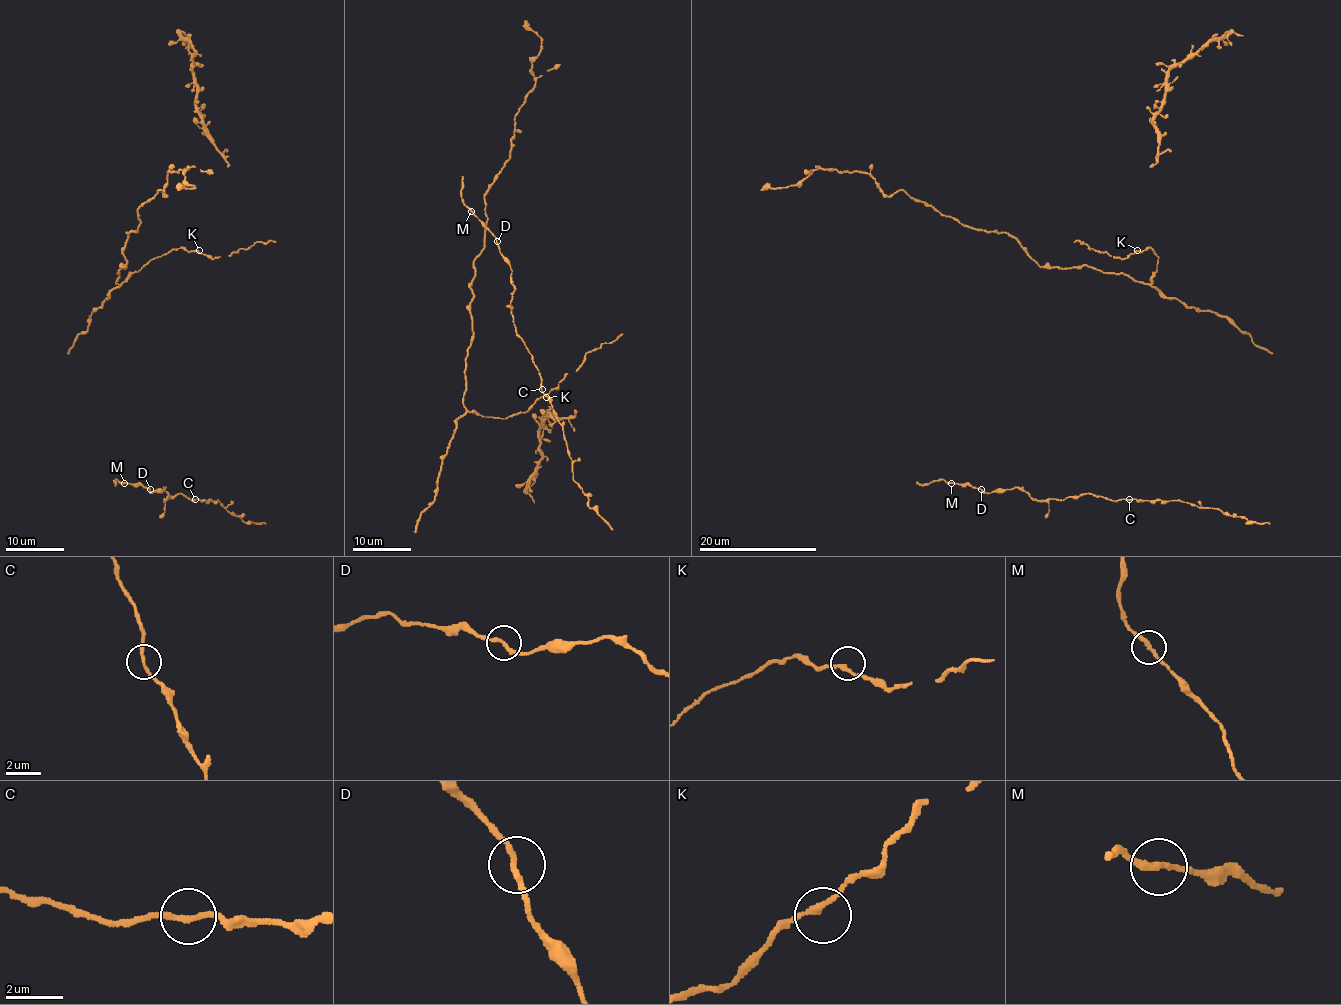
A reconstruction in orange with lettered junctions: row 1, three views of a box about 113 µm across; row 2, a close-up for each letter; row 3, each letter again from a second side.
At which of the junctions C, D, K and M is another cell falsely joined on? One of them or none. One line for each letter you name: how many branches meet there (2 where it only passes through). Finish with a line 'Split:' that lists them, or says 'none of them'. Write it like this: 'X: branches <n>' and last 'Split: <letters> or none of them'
Split: none of them

